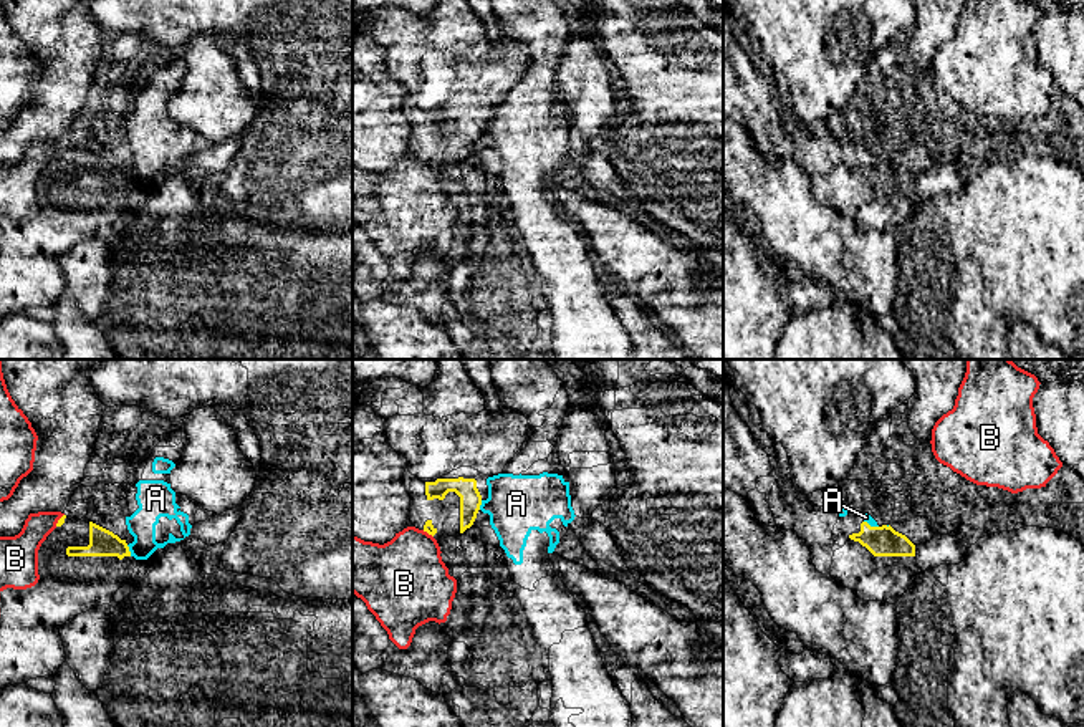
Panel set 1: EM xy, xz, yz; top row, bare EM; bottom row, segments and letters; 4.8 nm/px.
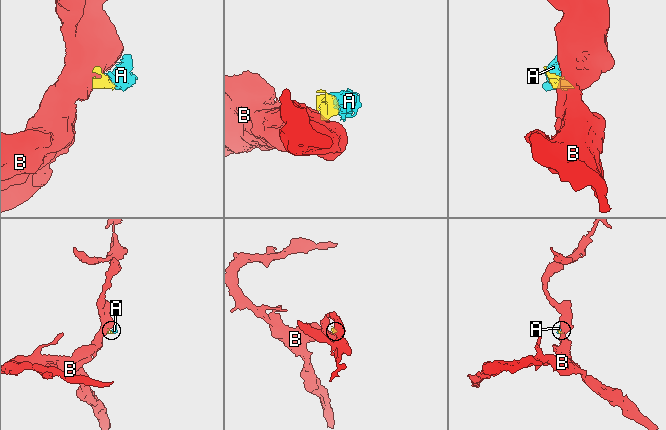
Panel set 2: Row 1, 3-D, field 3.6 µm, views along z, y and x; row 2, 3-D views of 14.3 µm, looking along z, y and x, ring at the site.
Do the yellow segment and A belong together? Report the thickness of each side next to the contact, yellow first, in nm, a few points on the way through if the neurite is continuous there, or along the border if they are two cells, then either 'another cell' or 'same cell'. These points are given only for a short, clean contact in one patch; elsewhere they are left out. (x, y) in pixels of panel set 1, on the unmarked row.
130 nm thick on the yellow side, 140 nm on the other; border along xy (126, 174), (131, 184); another cell

